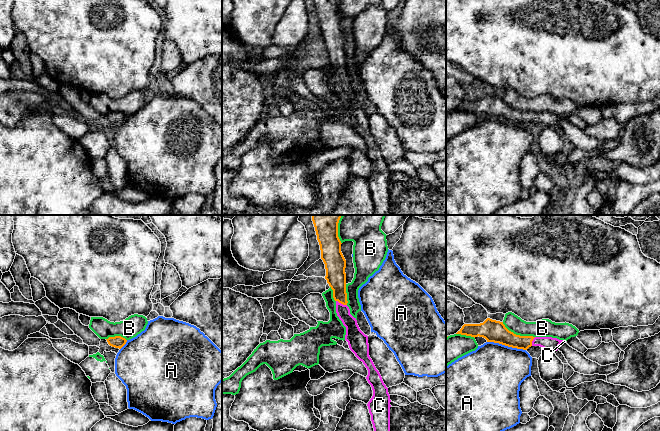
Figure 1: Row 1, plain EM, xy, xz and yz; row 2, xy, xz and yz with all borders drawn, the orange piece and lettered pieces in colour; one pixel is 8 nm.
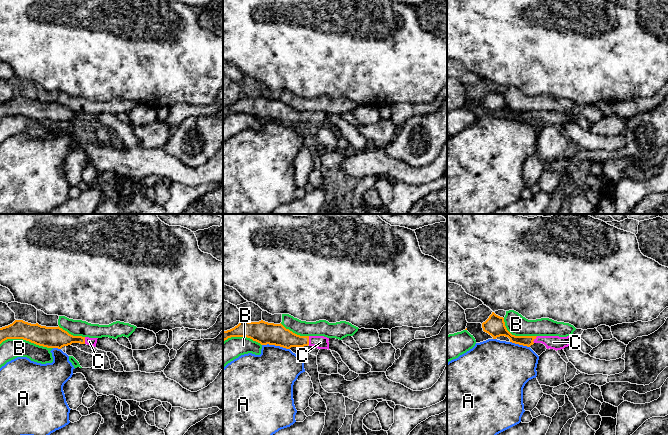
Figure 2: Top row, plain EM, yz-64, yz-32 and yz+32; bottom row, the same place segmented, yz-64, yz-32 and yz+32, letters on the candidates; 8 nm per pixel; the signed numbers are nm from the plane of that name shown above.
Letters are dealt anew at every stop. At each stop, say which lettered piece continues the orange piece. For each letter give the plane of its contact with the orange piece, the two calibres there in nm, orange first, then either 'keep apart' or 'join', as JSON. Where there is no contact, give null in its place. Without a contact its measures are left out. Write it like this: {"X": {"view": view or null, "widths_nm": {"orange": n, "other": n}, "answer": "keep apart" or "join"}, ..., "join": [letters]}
{"A": {"view": "yz", "widths_nm": {"orange": 180, "other": 480}, "answer": "keep apart"}, "B": {"view": "yz", "widths_nm": {"orange": 180, "other": 140}, "answer": "keep apart"}, "C": {"view": "xz", "widths_nm": {"orange": 160, "other": 120}, "answer": "join"}, "join": ["C"]}

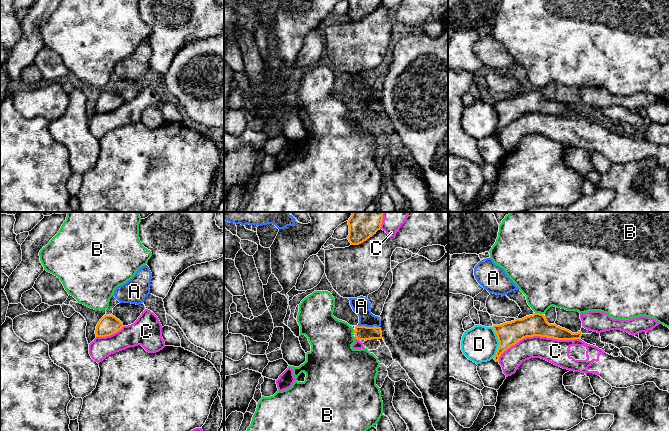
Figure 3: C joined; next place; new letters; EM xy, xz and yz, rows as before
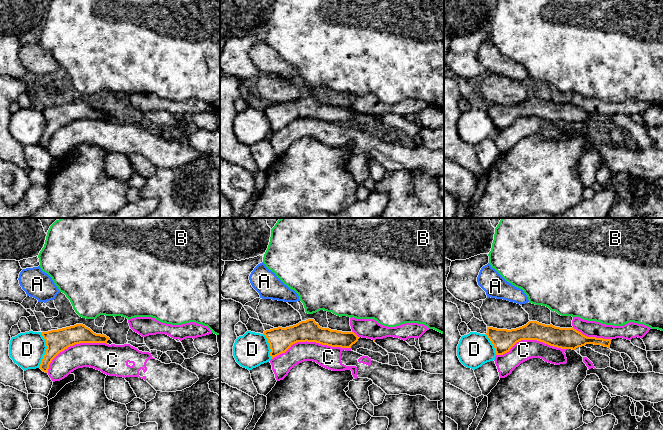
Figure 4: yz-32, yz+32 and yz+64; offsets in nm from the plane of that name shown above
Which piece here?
{"A": {"view": "xz", "widths_nm": {"orange": 110, "other": 140}, "answer": "keep apart"}, "B": {"view": "yz", "widths_nm": {"orange": 180, "other": 380}, "answer": "keep apart"}, "C": {"view": "yz", "widths_nm": {"orange": 190, "other": 190}, "answer": "keep apart"}, "D": {"view": "yz", "widths_nm": {"orange": 190, "other": 300}, "answer": "keep apart"}, "join": []}

